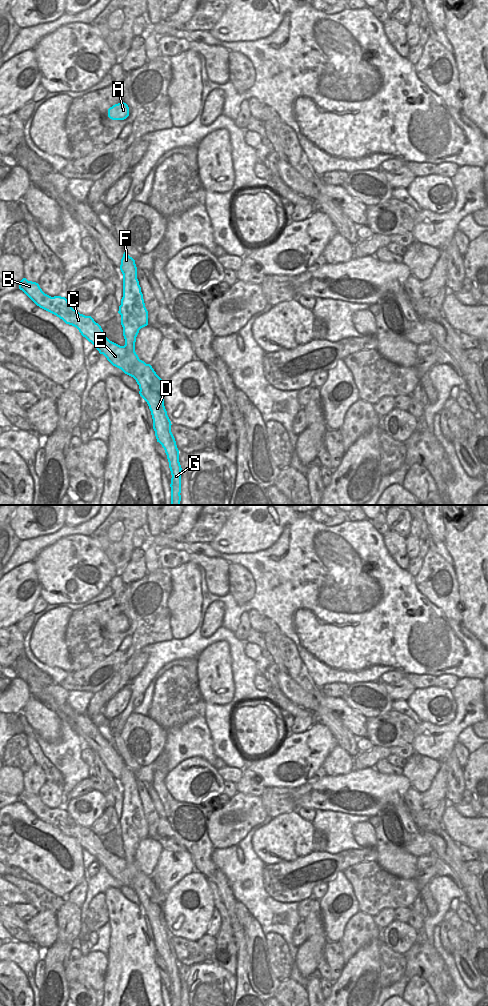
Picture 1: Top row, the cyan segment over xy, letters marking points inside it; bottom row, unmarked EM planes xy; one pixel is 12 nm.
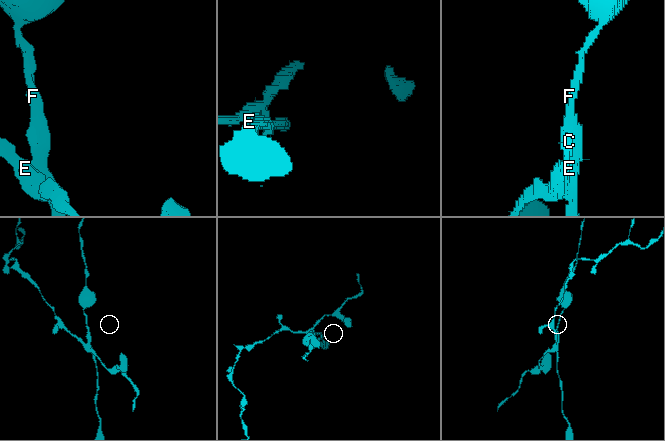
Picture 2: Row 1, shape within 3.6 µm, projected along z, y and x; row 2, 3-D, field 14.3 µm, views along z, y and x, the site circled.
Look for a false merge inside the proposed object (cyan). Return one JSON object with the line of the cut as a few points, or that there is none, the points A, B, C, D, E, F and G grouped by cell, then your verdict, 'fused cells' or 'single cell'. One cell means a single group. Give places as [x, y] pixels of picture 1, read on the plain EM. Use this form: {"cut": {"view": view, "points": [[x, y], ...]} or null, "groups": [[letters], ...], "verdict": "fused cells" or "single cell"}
{"cut": {"view": "xy", "points": [[139, 871], [135, 878], [135, 891], [139, 898]]}, "groups": [["A", "D", "F", "G"], ["B", "C", "E"]], "verdict": "fused cells"}

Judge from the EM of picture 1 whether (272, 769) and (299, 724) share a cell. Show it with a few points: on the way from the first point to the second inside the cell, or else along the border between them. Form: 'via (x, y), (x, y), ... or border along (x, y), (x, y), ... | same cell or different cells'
border along (315, 722), (301, 732), (292, 733) | different cells

